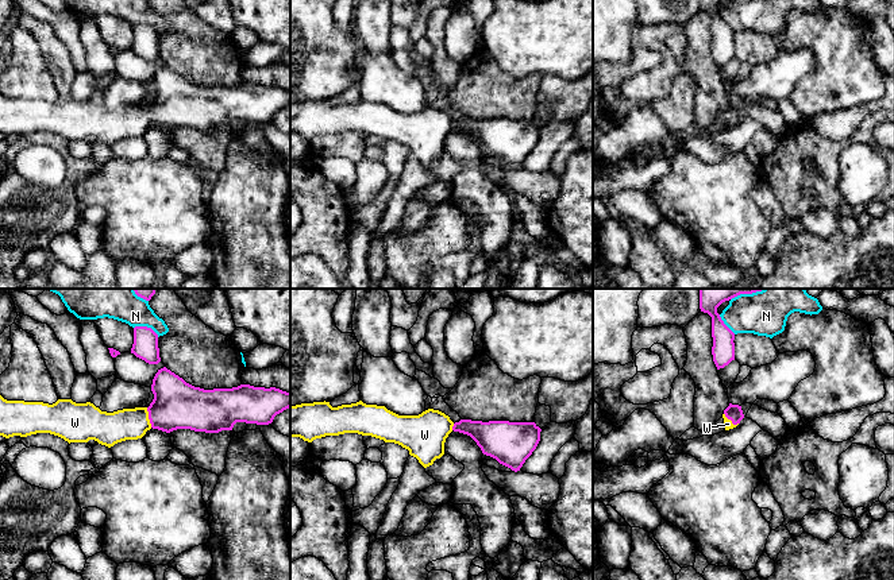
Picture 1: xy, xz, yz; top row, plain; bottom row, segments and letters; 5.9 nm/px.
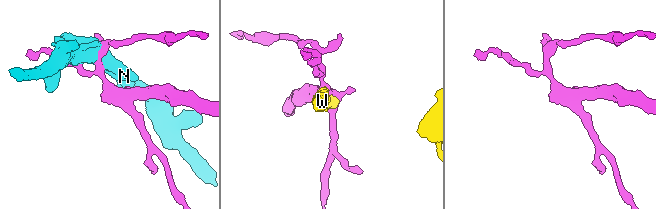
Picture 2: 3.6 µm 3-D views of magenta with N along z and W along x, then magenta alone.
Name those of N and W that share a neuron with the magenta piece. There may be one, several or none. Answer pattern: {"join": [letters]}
{"join": ["W"]}

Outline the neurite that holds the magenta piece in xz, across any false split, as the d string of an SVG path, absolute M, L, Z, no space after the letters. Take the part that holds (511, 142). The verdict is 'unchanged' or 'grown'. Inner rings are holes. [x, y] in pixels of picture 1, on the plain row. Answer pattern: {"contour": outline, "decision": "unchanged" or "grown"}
{"contour": "M325 98L290 104L290 135L312 140L344 131L371 134L408 147L424 166L444 152L444 140L452 128L470 134L483 152L515 170L536 147L542 129L535 120L461 117L454 121L433 107L419 113L398 113L362 98L338 105Z", "decision": "grown"}

